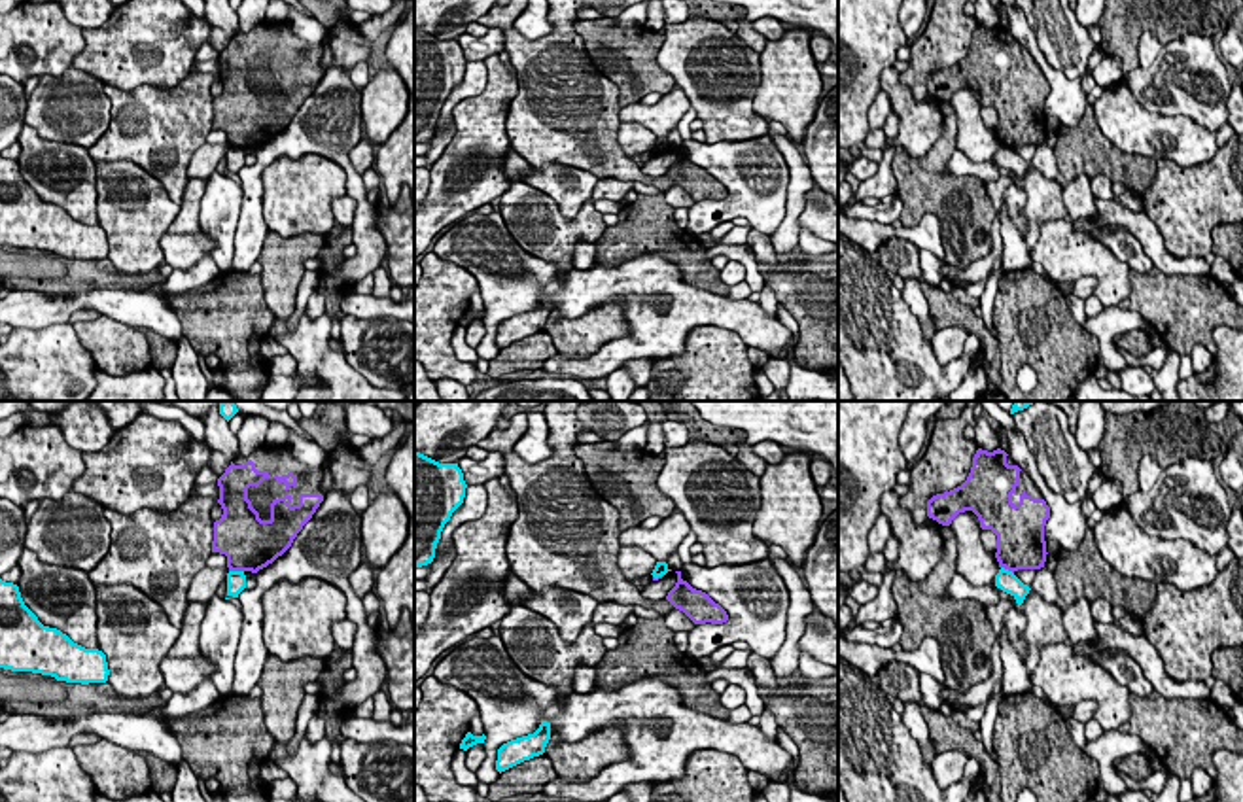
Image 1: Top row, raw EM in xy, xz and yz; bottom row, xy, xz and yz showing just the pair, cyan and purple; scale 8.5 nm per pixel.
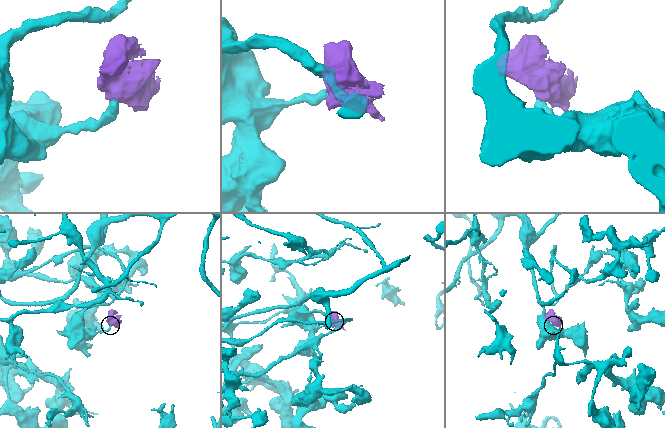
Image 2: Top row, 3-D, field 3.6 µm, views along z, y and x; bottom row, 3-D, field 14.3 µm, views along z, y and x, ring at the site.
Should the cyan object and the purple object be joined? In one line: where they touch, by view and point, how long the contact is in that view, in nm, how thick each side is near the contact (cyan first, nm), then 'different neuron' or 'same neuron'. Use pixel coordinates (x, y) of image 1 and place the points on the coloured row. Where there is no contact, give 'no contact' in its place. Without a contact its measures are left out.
meets cyan in xy at (237, 572); contact 130 nm long; 160 nm thick on the cyan side, 420 nm on the other; different neuron

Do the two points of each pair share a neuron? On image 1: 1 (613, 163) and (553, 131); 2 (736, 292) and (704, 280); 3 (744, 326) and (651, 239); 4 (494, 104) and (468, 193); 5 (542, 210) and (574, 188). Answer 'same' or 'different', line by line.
1: same
2: same
3: different
4: same
5: different

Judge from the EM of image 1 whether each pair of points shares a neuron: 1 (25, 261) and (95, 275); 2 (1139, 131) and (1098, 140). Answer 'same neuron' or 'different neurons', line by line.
1: same neuron
2: different neurons

